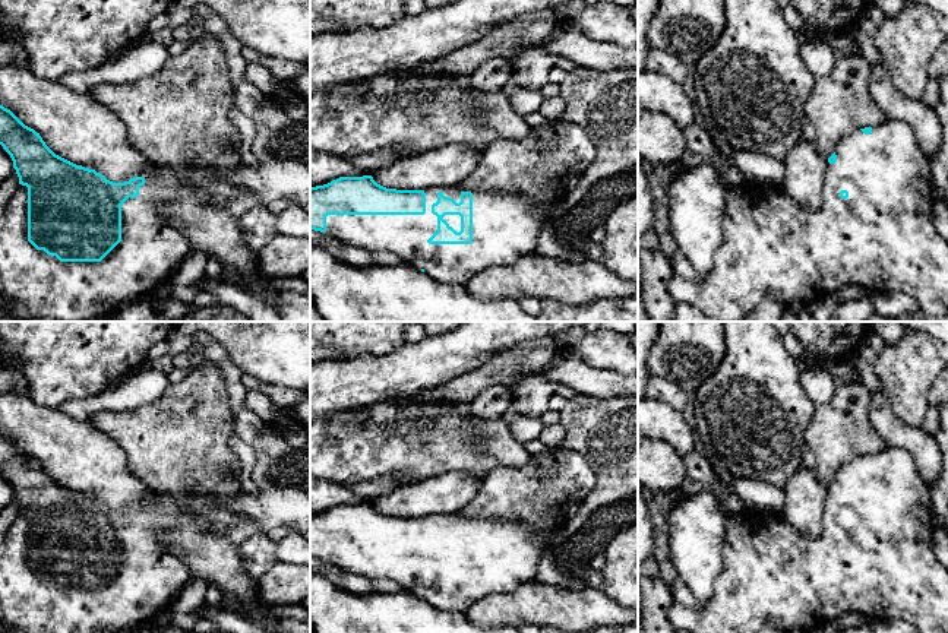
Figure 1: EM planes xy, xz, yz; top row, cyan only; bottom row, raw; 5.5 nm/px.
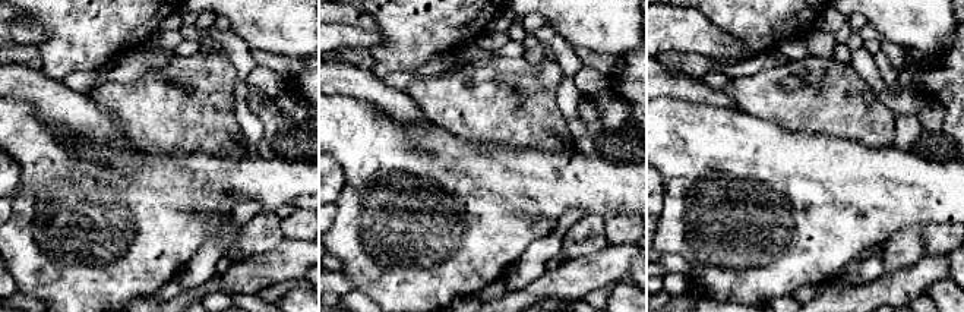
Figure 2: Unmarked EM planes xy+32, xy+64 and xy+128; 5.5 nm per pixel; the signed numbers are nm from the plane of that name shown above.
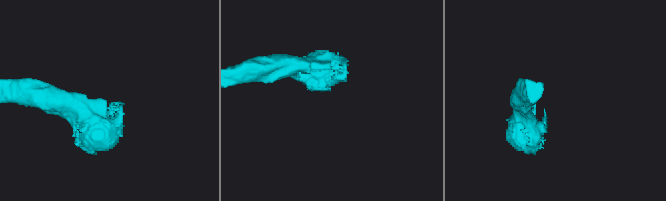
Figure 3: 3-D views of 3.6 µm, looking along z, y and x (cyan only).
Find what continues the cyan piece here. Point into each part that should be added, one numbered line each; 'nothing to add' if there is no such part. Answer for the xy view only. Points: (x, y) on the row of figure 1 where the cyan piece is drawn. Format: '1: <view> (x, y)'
1: xy (35, 285)

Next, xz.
1: xz (505, 227)

